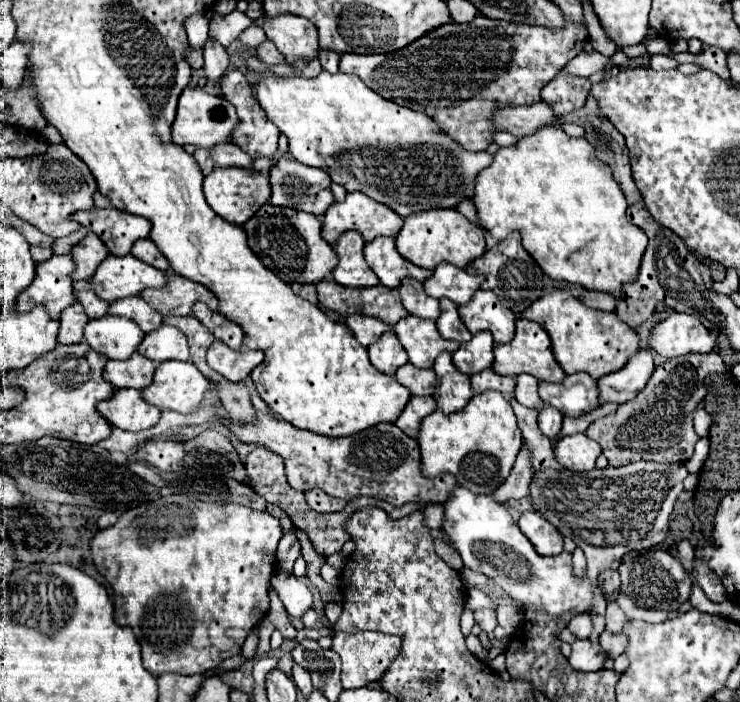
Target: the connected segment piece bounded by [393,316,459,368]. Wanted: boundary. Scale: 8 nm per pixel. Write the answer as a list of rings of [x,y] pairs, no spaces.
[[[405,316],[393,326],[393,332],[409,354],[409,362],[419,368],[433,368],[441,352],[455,352],[459,348],[459,342],[439,336],[433,320],[421,320],[417,316]]]

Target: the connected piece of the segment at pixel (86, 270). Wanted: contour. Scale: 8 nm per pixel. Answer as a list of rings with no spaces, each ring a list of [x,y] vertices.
[[[87,232],[69,254],[75,260],[75,272],[71,272],[73,280],[91,280],[95,268],[109,256],[107,246],[95,236],[93,232]]]

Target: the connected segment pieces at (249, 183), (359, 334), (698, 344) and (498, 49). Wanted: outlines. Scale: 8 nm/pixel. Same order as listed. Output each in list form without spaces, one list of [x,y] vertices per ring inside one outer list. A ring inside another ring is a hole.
[[[215,168],[205,180],[203,180],[203,192],[207,198],[207,204],[227,222],[233,224],[245,224],[263,204],[269,202],[271,188],[269,178],[263,172],[251,170],[251,168]]]
[[[351,314],[351,316],[347,316],[347,326],[353,330],[357,342],[361,342],[363,346],[373,344],[375,340],[381,338],[381,334],[385,334],[387,330],[391,330],[379,318],[365,316],[365,314]]]
[[[673,312],[651,330],[649,348],[665,358],[677,358],[691,352],[713,352],[717,346],[697,316]]]
[[[477,16],[471,24],[451,22],[435,28],[427,36],[393,54],[341,54],[339,70],[345,74],[357,74],[371,90],[387,100],[431,116],[441,130],[457,140],[465,150],[479,152],[493,142],[493,134],[497,132],[497,128],[491,128],[491,108],[495,108],[495,104],[539,102],[539,90],[549,84],[571,58],[583,52],[583,40],[587,40],[587,30],[571,20],[555,32],[541,26],[515,24],[513,34],[509,36],[509,22]]]

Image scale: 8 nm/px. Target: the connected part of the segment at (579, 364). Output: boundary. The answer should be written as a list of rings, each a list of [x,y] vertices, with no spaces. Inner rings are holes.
[[[555,290],[541,300],[535,300],[523,314],[523,318],[541,324],[553,344],[553,354],[565,374],[587,372],[591,378],[599,380],[605,374],[621,370],[627,360],[639,350],[639,336],[637,332],[623,324],[613,312],[597,312],[583,306],[577,298],[563,290]]]

